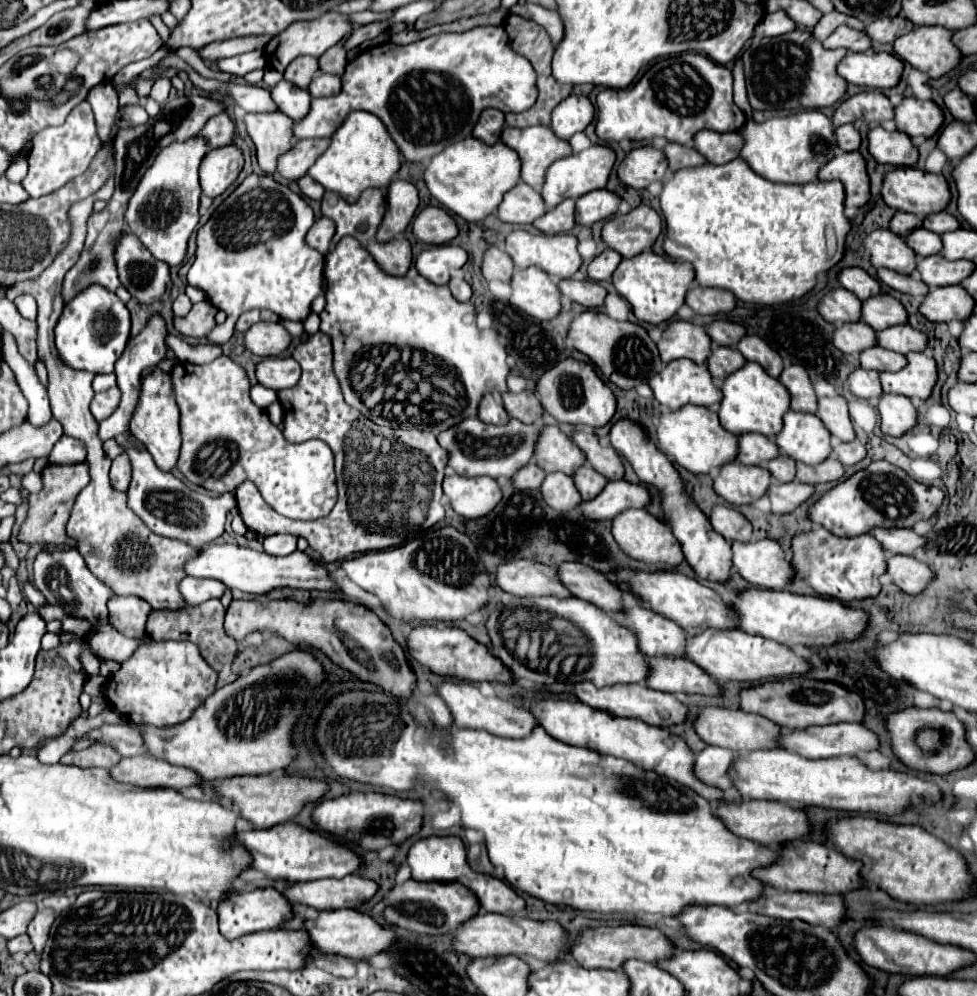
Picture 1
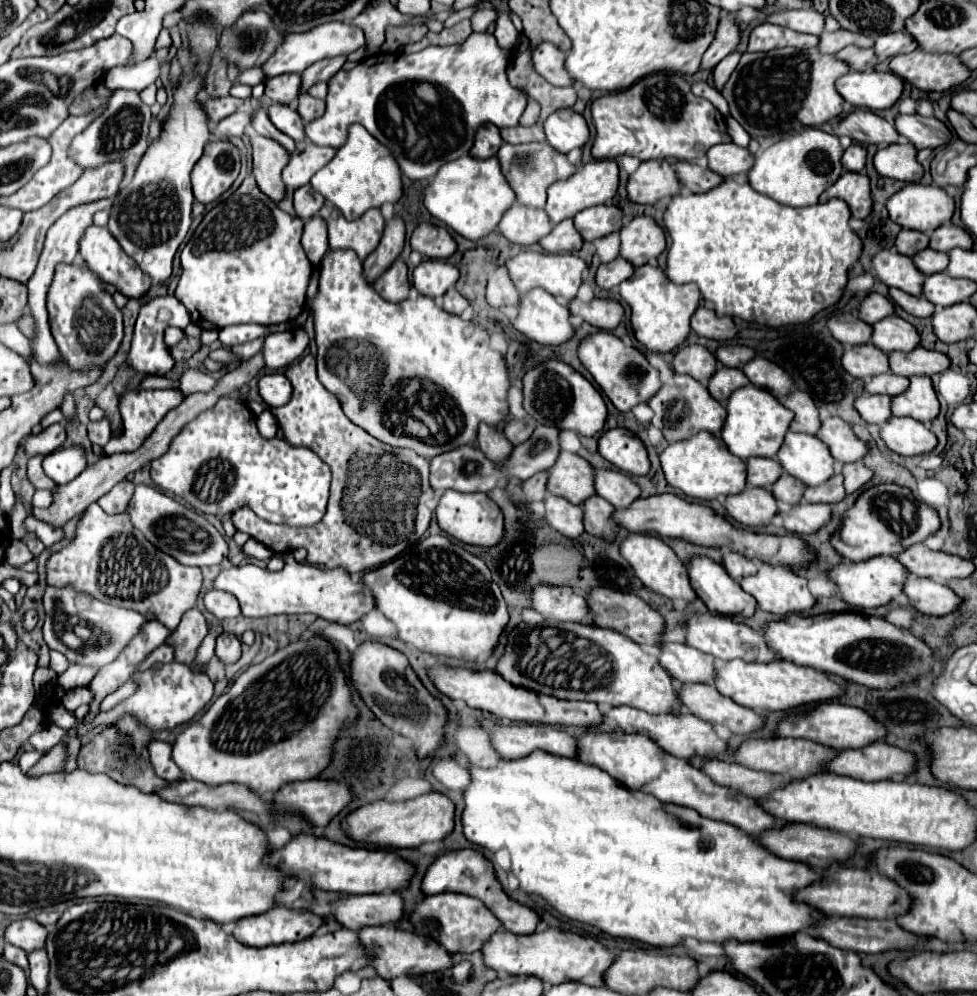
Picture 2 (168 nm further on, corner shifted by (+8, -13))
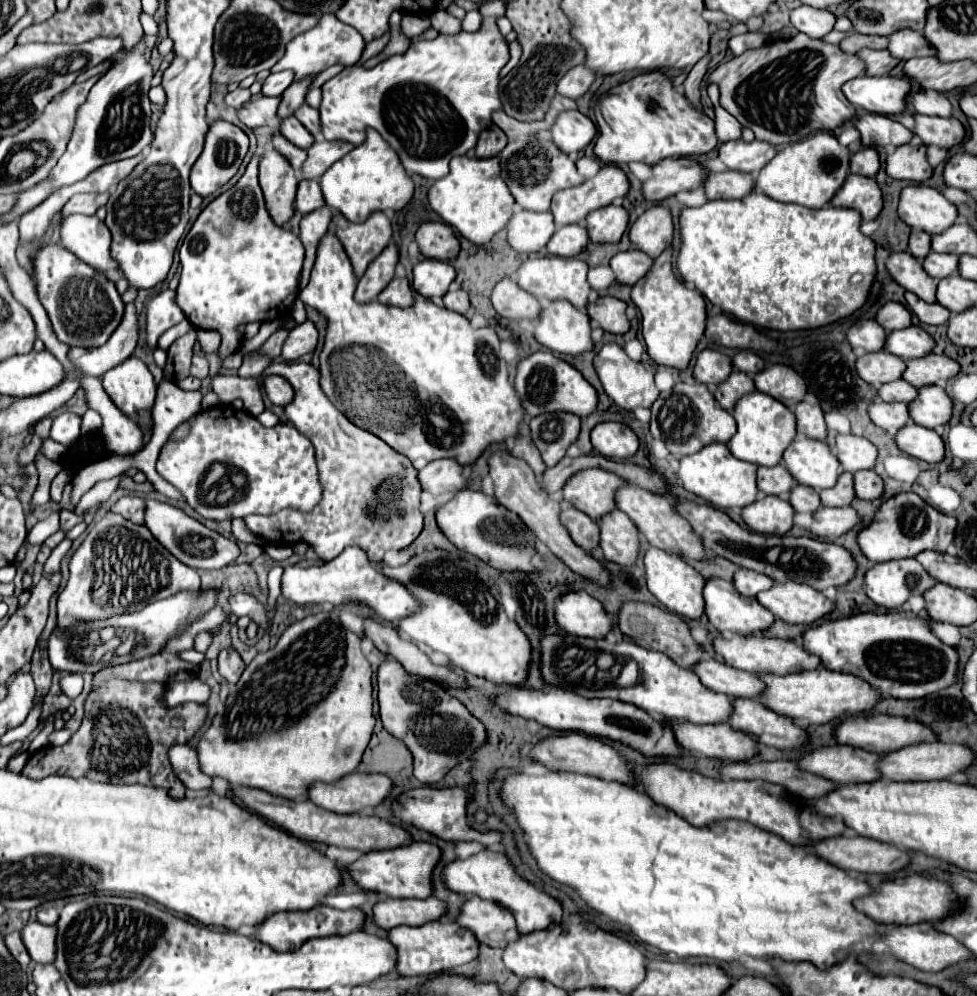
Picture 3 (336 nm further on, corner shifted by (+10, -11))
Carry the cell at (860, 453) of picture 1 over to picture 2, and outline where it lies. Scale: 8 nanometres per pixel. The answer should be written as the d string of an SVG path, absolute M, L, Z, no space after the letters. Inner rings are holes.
M860 460L858 462L850 462L842 466L842 476L844 476L844 488L846 494L852 494L856 490L860 490L862 486L866 486L866 482L872 478L872 470L866 468Z

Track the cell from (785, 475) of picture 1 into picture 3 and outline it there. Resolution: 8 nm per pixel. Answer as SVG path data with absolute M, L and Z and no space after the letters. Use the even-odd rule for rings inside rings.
M796 484L792 494L790 494L790 504L794 506L796 512L808 512L808 514L814 514L816 510L822 508L822 502L820 502L820 494L814 490L814 488L808 488L808 486L802 486L802 484Z

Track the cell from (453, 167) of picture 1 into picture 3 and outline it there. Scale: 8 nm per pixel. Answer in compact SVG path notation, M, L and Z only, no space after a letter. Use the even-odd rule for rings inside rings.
M456 156L450 162L448 176L436 180L428 190L430 208L452 228L456 228L466 240L474 244L488 244L498 234L516 210L516 202L500 178L498 156L476 158Z

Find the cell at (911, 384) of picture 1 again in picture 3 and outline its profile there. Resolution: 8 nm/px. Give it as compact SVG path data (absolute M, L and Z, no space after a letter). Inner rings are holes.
M926 386L918 390L918 398L908 404L910 416L916 424L924 428L938 428L952 418L952 398L940 386Z

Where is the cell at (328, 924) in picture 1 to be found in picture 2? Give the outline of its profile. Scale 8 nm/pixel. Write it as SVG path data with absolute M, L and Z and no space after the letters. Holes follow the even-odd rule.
M364 926L358 930L358 938L360 938L360 944L368 952L372 952L370 966L384 980L392 980L402 974L434 972L434 970L442 970L442 968L452 966L450 954L440 944L434 944L432 940L422 940L422 936L416 936L412 932L402 932L392 926Z

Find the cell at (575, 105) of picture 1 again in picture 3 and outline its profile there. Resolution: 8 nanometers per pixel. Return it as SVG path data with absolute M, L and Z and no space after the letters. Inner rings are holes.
M570 110L558 116L554 126L550 128L552 142L566 154L584 150L596 136L594 122L578 110Z

